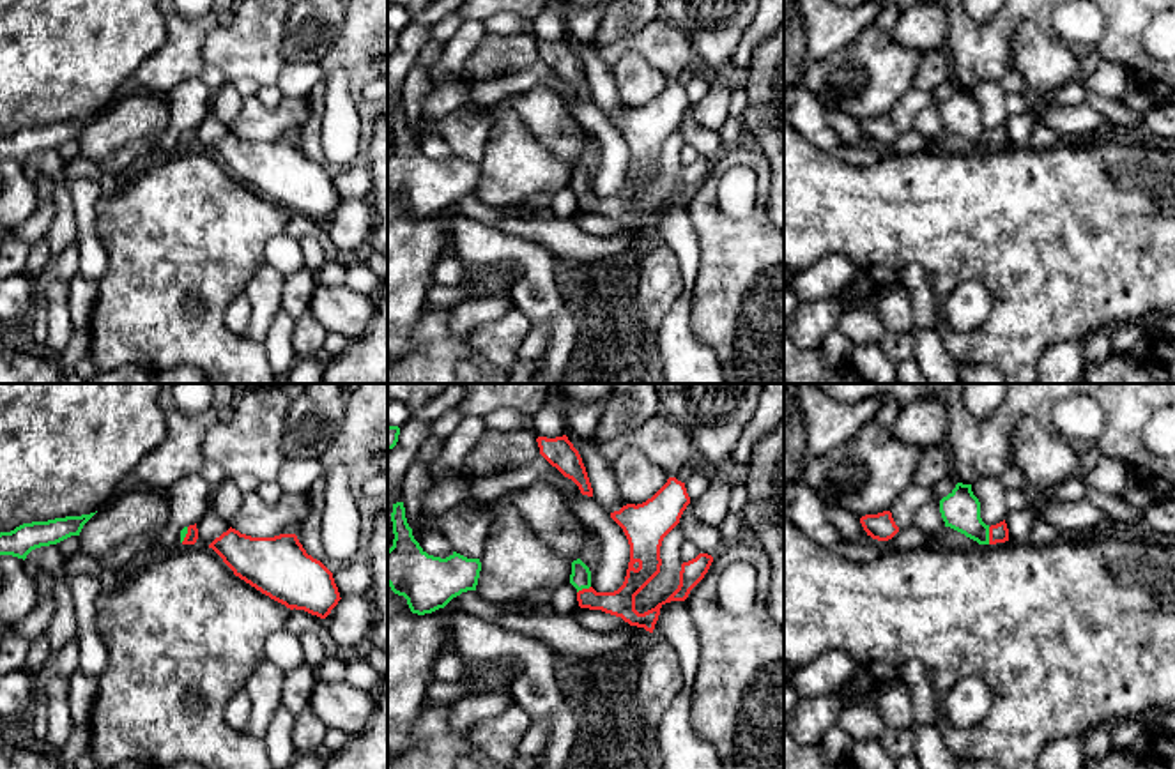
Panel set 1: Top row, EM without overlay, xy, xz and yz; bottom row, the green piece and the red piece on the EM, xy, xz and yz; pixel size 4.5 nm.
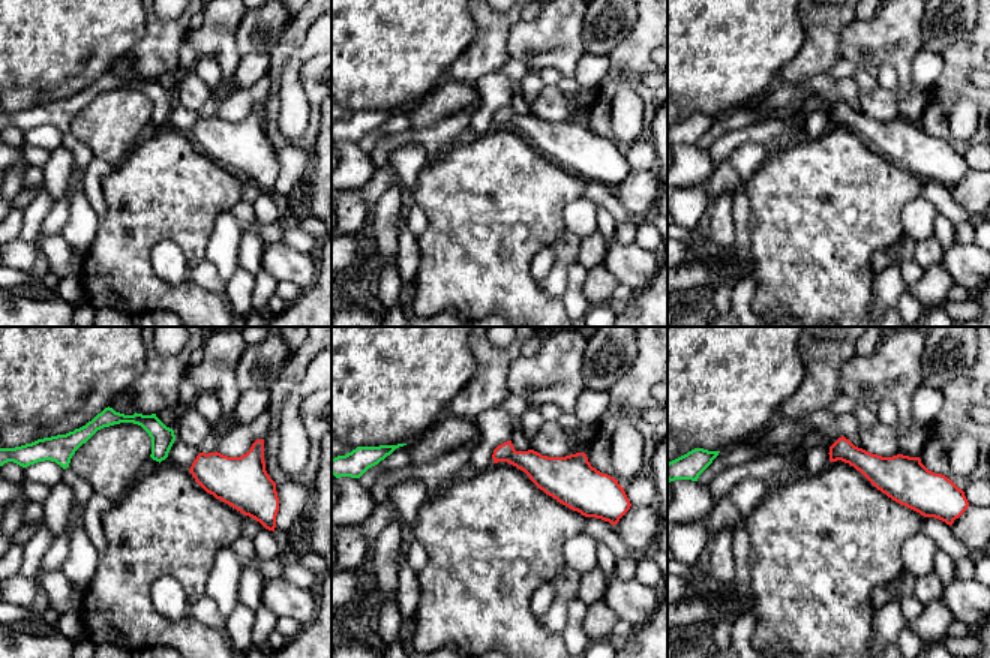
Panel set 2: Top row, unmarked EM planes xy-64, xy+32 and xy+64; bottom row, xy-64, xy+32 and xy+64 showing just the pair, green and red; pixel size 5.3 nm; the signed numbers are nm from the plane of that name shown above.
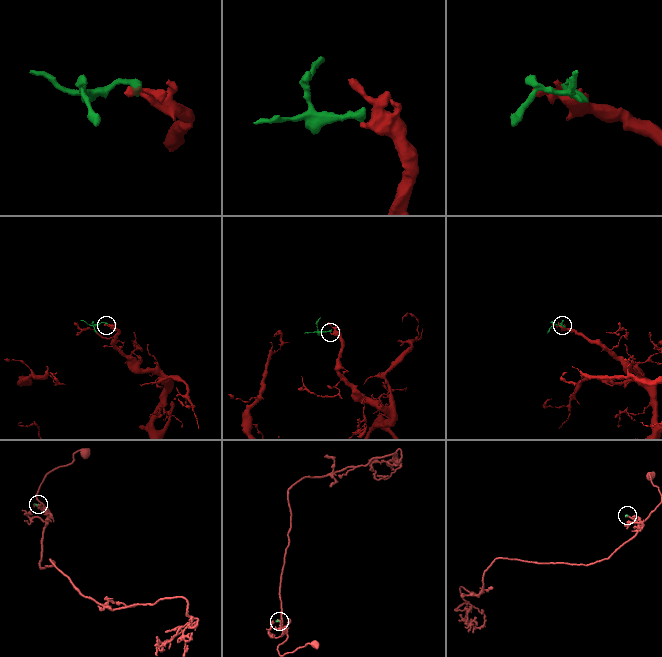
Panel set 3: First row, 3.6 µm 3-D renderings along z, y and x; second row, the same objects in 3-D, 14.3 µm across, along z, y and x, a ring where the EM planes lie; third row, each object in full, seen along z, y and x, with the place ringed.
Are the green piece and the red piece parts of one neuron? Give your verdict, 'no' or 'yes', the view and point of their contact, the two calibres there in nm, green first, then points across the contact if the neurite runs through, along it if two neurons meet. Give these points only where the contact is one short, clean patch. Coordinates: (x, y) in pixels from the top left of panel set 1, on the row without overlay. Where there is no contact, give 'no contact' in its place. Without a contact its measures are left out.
yes; meets green in yz at (988, 140); 180 nm thick on the green side, 90 nm on the other; runs through yz (959, 114), (988, 140), (998, 137)

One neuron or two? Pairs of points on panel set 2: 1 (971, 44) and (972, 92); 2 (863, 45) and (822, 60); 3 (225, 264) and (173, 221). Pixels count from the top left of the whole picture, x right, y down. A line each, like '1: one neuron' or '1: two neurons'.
1: one neuron
2: two neurons
3: two neurons

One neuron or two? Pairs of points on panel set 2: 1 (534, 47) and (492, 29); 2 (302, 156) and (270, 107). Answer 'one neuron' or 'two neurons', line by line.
1: two neurons
2: two neurons

